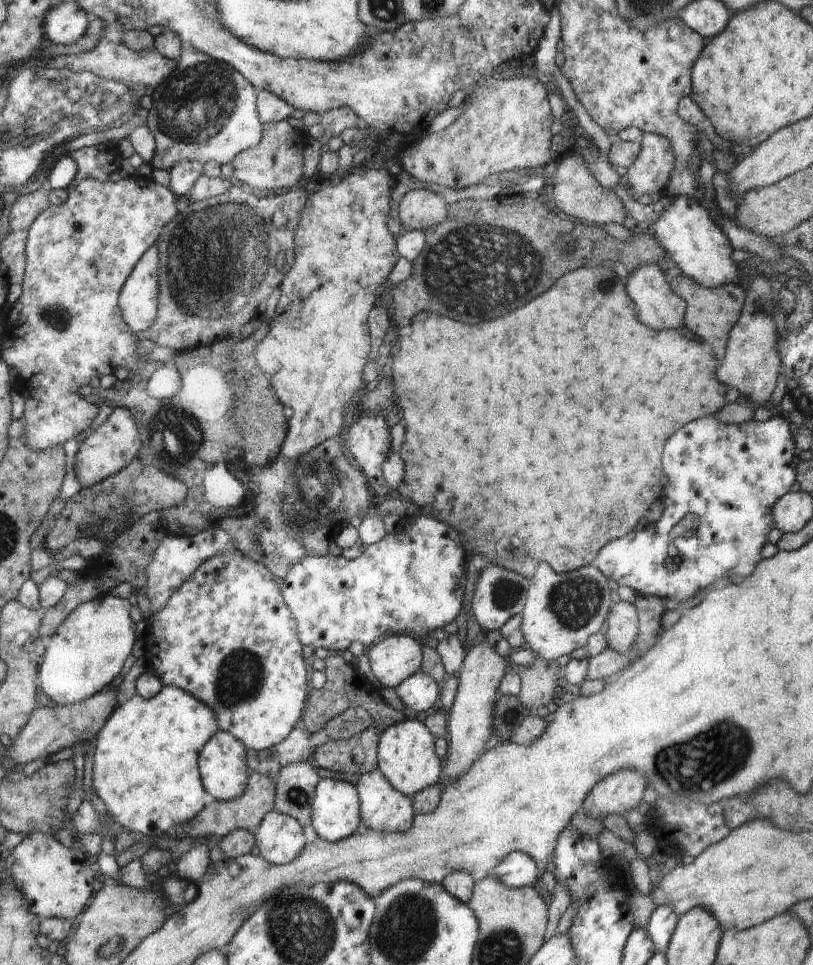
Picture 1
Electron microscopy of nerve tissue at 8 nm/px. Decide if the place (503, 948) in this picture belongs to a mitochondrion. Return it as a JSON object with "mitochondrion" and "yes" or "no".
{"mitochondrion":"yes"}

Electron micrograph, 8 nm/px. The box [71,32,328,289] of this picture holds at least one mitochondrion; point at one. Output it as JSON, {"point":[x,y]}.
{"point":[201,101]}

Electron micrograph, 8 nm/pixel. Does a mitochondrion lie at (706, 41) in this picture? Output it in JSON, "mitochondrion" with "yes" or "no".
{"mitochondrion":"no"}

